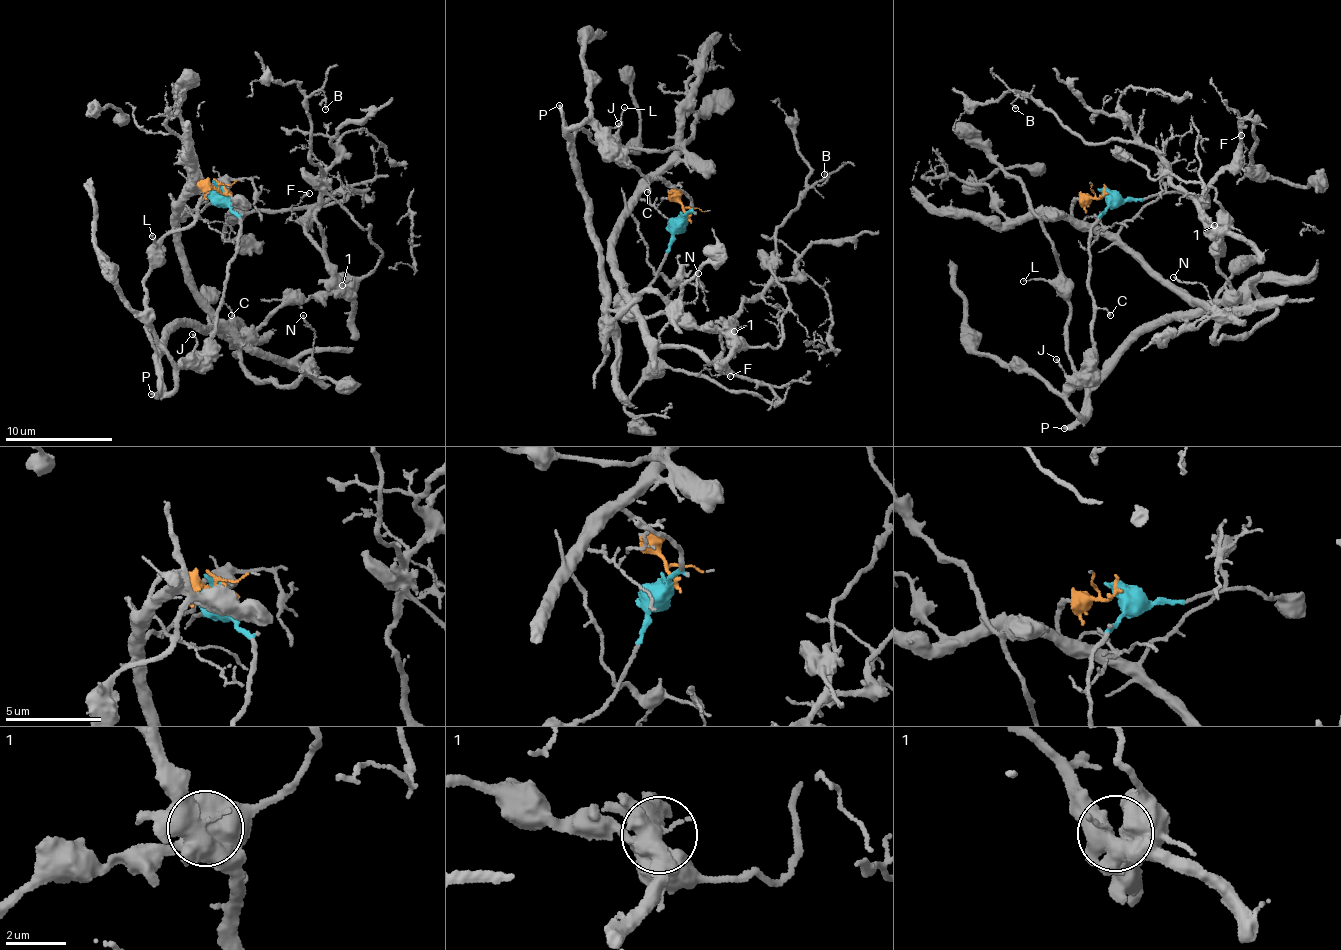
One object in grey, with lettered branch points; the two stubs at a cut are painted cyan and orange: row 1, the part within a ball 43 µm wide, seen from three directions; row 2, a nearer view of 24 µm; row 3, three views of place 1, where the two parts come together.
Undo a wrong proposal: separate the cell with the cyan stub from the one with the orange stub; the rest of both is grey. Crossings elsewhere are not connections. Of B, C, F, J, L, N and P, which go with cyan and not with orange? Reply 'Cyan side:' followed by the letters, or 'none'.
Cyan side: C, J, L, N, P

